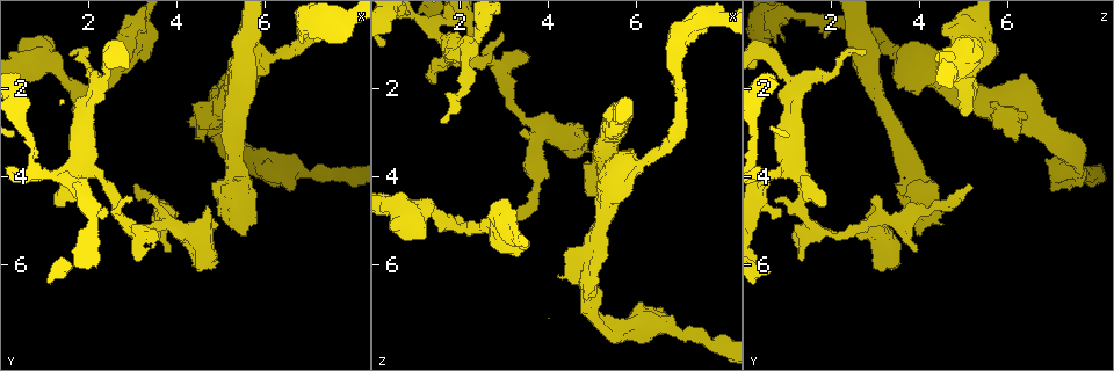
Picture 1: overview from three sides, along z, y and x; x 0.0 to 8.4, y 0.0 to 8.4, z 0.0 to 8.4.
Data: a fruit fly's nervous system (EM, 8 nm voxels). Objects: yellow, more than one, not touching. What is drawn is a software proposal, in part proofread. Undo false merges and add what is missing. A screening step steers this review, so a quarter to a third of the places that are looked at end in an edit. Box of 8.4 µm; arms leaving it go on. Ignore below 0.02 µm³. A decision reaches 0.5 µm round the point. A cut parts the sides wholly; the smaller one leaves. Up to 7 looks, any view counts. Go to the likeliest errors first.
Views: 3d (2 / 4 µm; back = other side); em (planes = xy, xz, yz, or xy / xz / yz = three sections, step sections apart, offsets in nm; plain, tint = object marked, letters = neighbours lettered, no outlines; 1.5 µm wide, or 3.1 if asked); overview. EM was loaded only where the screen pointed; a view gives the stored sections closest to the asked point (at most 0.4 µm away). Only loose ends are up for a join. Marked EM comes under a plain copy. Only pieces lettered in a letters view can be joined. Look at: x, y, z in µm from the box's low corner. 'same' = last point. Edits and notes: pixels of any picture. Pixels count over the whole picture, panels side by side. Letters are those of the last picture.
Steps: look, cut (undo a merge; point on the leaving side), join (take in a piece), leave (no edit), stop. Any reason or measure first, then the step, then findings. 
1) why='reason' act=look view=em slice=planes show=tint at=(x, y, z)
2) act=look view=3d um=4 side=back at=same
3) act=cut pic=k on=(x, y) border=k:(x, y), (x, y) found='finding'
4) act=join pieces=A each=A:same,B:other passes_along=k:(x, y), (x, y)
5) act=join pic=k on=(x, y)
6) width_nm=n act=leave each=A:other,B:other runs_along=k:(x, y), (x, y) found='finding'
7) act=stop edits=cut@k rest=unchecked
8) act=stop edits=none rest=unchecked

why='branch stops here' act=look view=em slice=planes show=letters at=(3.40, 1.10, 5.70)

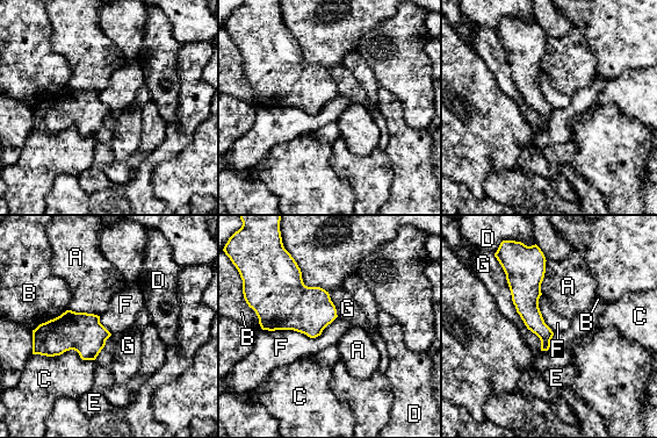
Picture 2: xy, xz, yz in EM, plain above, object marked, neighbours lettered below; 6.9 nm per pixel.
act=leave each=A:other,B:other,C:other,D:other,E:other,F:other,G:other found='none of them fits'

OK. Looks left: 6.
why='free end' act=look view=3d um=2 at=(1.40, 6.10, 0.55)

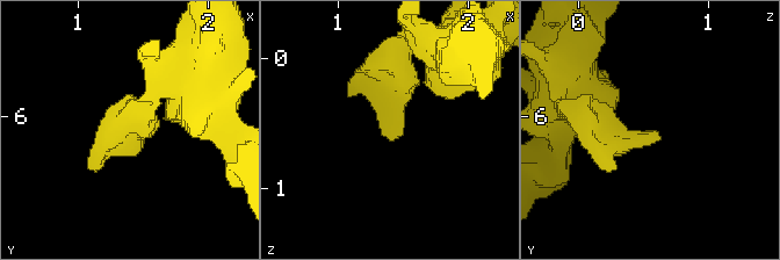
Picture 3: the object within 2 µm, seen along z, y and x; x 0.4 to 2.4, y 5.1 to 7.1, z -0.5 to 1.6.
arm_widths_nm=220,300 why='now the EM' act=look view=em slice=xz step=8 show=letters at=(1.46, 6.14, 0.62)

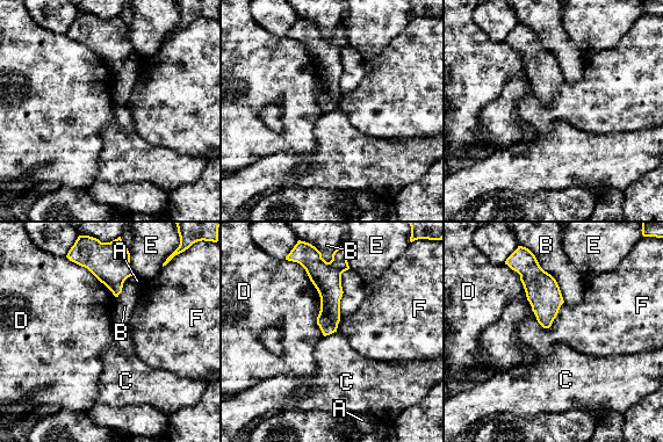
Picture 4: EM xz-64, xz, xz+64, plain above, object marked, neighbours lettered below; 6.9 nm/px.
act=look view=em slice=planes show=letters at=same

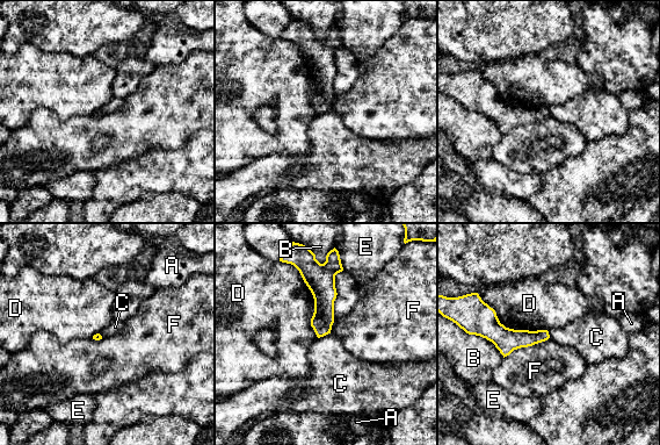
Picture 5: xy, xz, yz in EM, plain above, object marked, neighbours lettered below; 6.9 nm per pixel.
act=leave each=A:other,B:other,C:other,D:other,E:other,F:other found='none of them fits'

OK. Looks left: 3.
why='an open end' act=look view=3d um=4 at=(3.00, 4.55, 0.80)

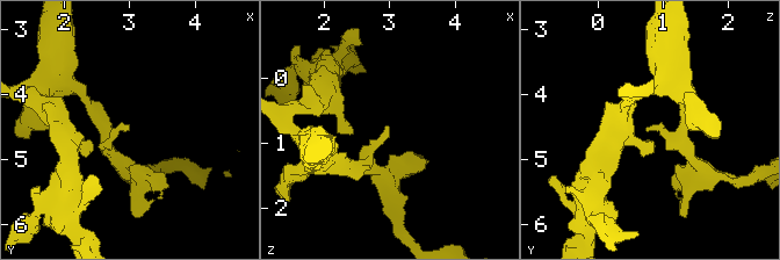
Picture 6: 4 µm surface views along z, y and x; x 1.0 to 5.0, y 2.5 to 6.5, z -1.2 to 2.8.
why='shape alone is not enough' act=look view=em slice=xz step=4 show=letters at=(2.95, 4.55, 0.70)

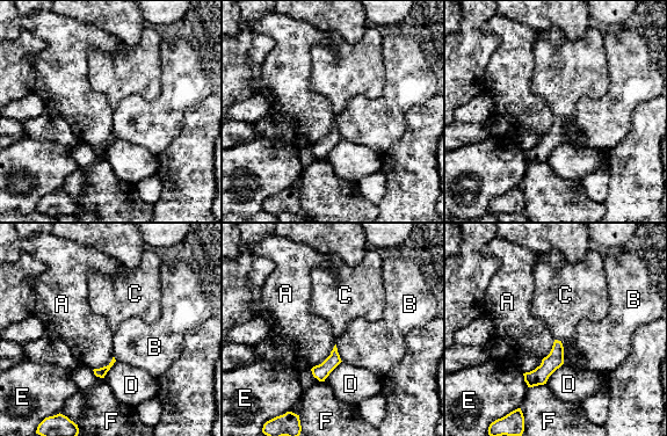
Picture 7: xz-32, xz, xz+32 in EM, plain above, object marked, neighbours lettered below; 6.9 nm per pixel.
act=leave each=A:other,B:other,C:other,D:other,E:other,F:other runs_along=7:(558, 343), (556, 358), (530, 384) found='no lettered piece goes on from it'

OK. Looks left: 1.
act=stop edits=none rest=unchecked

